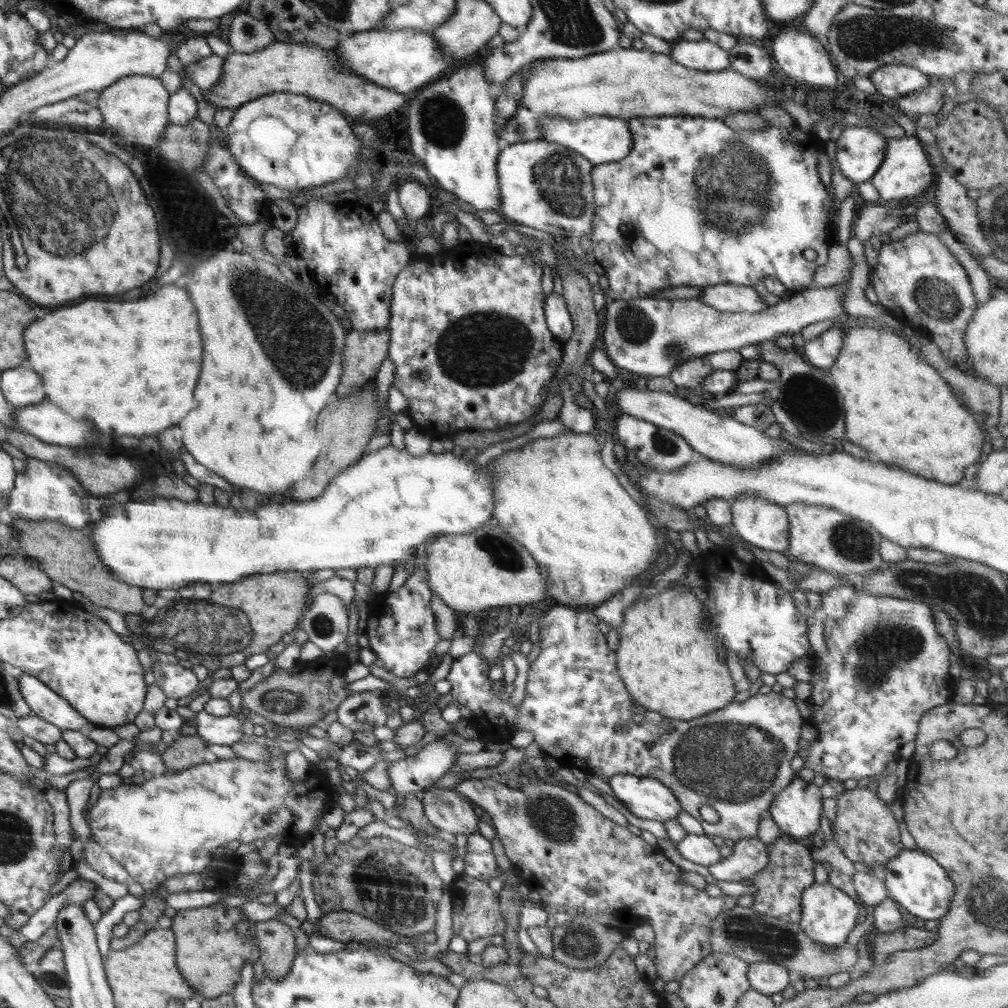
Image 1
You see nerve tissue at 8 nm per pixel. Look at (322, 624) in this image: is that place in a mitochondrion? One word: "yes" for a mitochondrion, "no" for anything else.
yes

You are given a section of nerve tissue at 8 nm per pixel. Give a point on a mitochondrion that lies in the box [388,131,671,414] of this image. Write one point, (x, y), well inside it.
(488, 347)

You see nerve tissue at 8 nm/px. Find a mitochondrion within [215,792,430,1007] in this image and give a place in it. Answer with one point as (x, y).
(387, 891)

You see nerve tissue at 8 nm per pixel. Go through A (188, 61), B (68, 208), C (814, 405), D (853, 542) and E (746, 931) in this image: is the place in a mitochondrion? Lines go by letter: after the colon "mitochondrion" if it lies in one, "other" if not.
A: other
B: mitochondrion
C: mitochondrion
D: mitochondrion
E: mitochondrion

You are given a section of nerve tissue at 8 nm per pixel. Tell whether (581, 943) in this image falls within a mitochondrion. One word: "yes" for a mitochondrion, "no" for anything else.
yes

